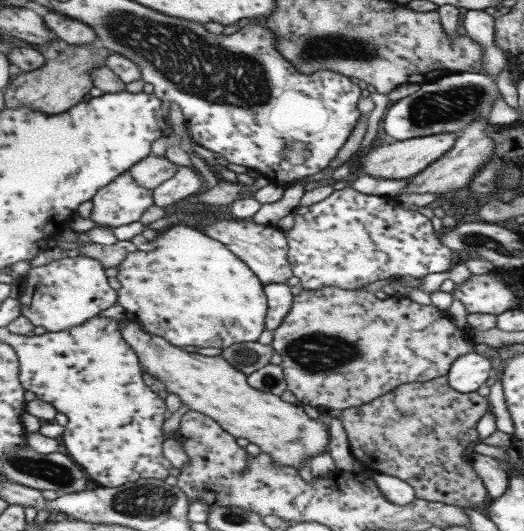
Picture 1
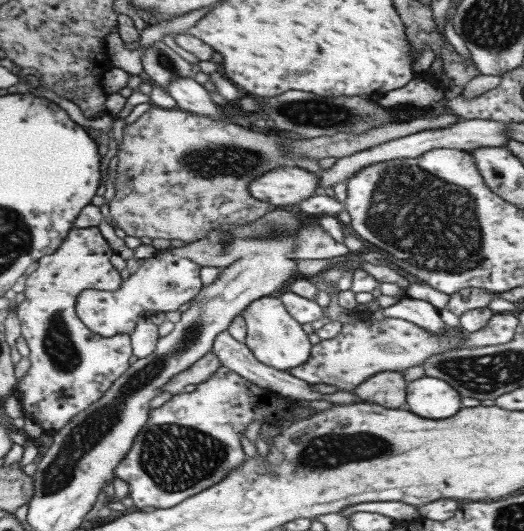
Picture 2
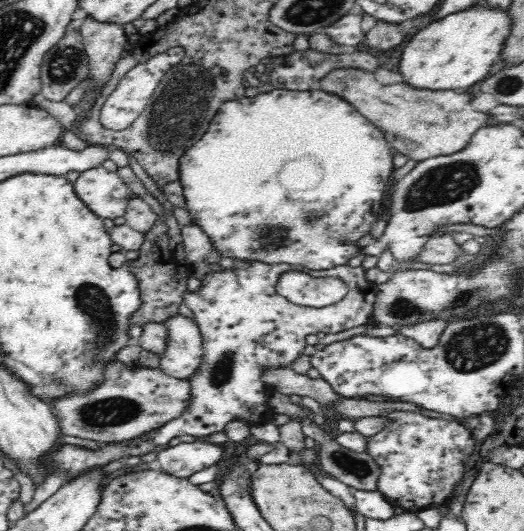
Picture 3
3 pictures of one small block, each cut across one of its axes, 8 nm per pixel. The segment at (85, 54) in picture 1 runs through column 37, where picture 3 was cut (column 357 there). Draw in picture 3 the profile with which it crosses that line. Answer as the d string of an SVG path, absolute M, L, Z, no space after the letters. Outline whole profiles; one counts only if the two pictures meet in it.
M334 67L319 88L348 101L356 110L384 133L392 148L418 162L435 156L448 156L463 149L472 134L488 125L487 113L470 108L470 95L458 92L433 91L403 83L384 85L376 80L375 71L354 67Z

